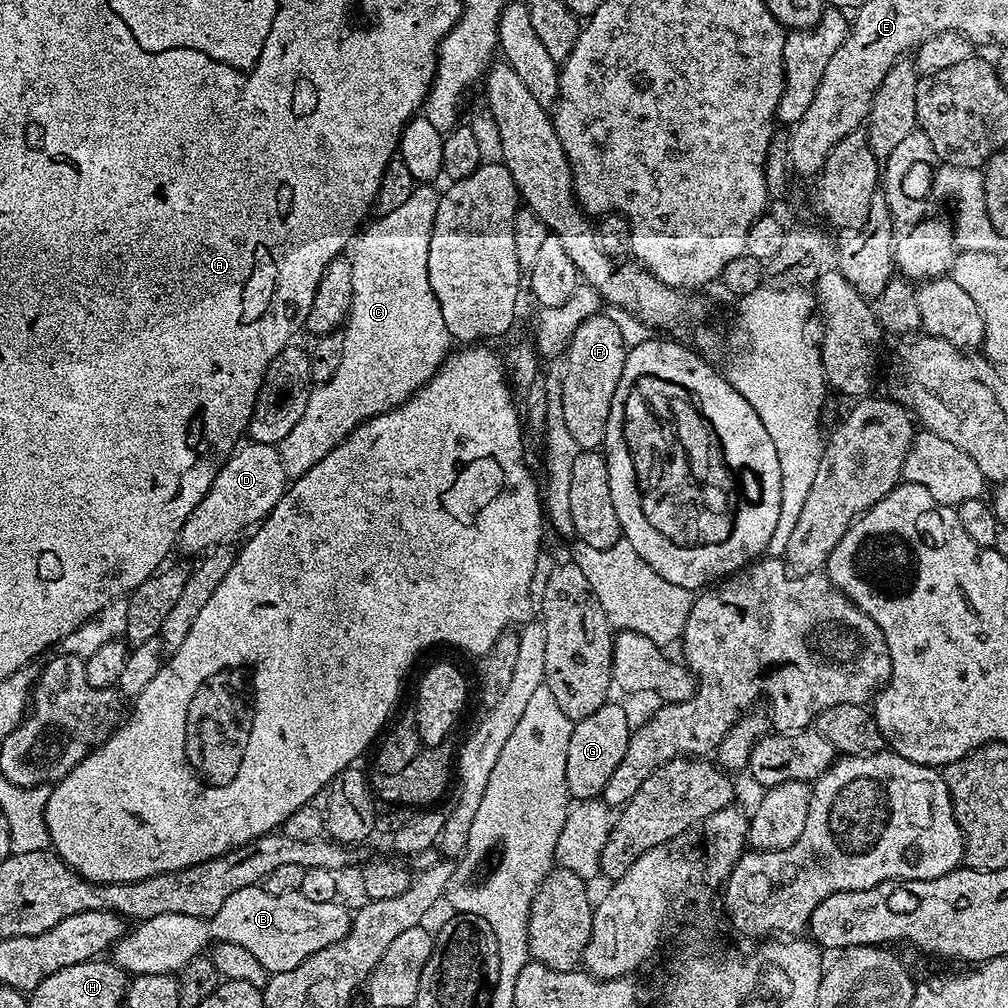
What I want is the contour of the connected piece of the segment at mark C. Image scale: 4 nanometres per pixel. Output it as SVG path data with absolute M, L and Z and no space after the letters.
M415 185L406 202L402 202L402 206L390 210L390 214L385 216L376 216L353 239L350 245L350 259L354 270L354 294L352 309L349 310L347 321L342 328L342 362L338 362L334 378L311 389L302 418L295 423L290 434L279 442L282 466L285 467L288 478L306 474L310 466L326 458L326 454L330 454L334 446L344 441L365 420L378 415L379 412L388 412L399 404L404 404L412 393L427 384L429 378L444 365L454 341L446 330L442 306L438 306L438 298L434 298L434 290L430 290L428 273L430 238L439 201L437 188Z

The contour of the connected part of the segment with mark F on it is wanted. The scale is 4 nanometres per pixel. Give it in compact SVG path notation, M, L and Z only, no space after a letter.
M606 314L587 316L568 342L563 357L563 416L571 436L582 450L596 450L604 443L610 402L614 398L614 390L618 390L618 378L622 378L622 366L626 366L627 357L628 348L622 342L622 334Z

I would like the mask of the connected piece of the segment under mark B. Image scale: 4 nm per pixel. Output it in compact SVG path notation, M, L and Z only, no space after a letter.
M253 886L234 890L234 894L230 894L230 898L226 898L226 902L222 902L220 909L207 918L190 914L158 914L149 920L139 921L134 926L137 928L129 927L122 939L112 945L110 959L113 964L117 964L119 968L129 974L138 976L147 972L176 974L179 973L182 966L186 966L186 962L201 955L213 942L224 941L237 943L250 950L250 953L258 958L269 974L285 972L294 970L294 966L298 966L306 958L310 958L310 954L344 939L352 928L352 918L353 913L347 912L336 900L314 902L311 898L306 898L300 891L270 893L262 886Z

